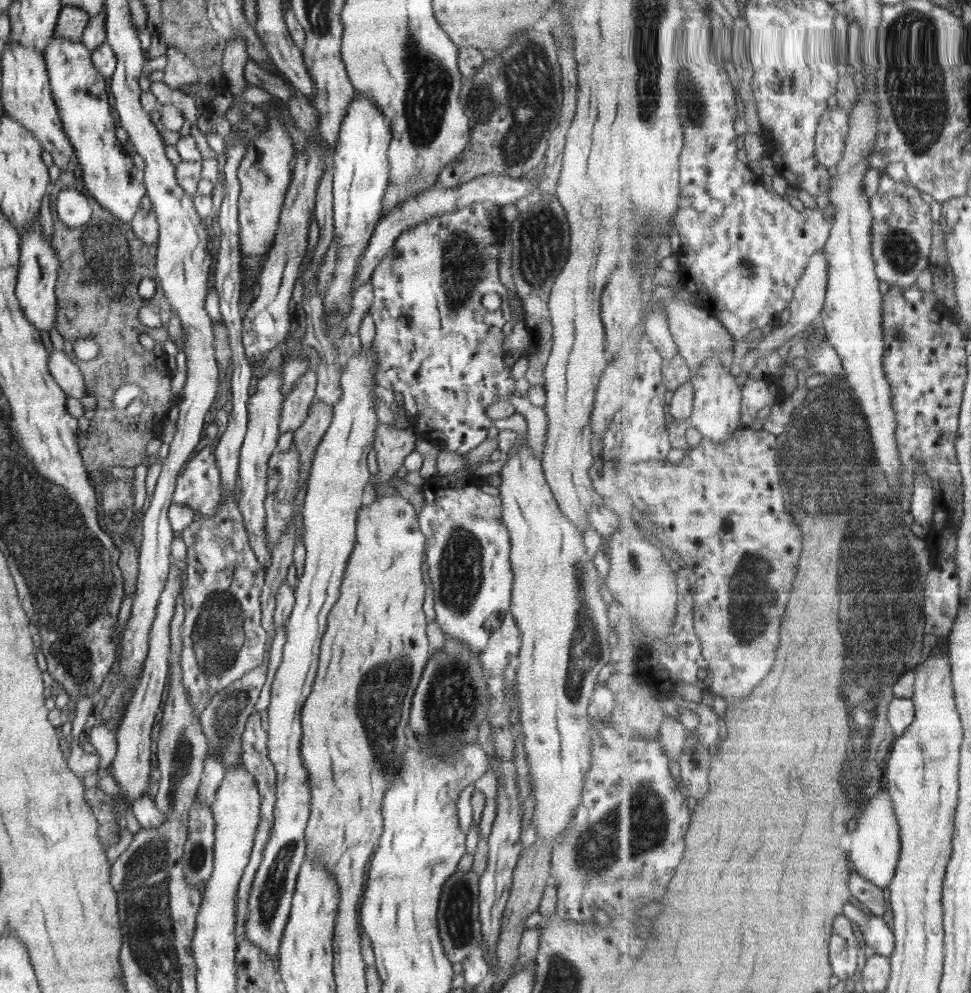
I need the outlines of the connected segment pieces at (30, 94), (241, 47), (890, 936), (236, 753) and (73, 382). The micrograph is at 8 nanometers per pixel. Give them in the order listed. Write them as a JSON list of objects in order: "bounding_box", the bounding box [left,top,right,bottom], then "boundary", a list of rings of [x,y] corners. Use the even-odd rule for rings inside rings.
[{"bounding_box":[1,37,80,171],"boundary":[[[10,37],[2,54],[1,86],[3,110],[32,132],[39,140],[42,150],[52,156],[53,163],[60,169],[68,171],[80,166],[74,155],[74,147],[63,129],[58,107],[52,97],[46,64],[40,52],[36,52],[34,48],[14,44],[14,40]]]},{"bounding_box":[222,35,249,97],"boundary":[[[235,35],[234,39],[226,43],[227,45],[222,59],[222,70],[230,83],[229,86],[232,95],[241,97],[247,88],[246,80],[244,80],[243,76],[244,67],[246,62],[249,61],[246,43],[244,43],[240,35]]]},{"bounding_box":[845,903,897,957],"boundary":[[[851,903],[845,906],[845,914],[855,920],[869,946],[872,946],[877,953],[892,957],[897,951],[897,934],[882,916],[874,913],[868,915]]]},{"bounding_box":[201,662,268,772],"boundary":[[[266,662],[249,670],[242,678],[235,680],[230,686],[217,692],[201,714],[201,728],[203,729],[206,739],[209,741],[208,753],[214,753],[221,760],[225,772],[232,770],[232,766],[236,766],[236,763],[242,763],[242,766],[244,766],[243,762],[241,762],[241,734],[244,732],[247,718],[254,711],[254,704],[256,704],[258,696],[260,696],[260,690],[262,690],[262,686],[266,684],[266,676],[268,676],[266,672]]]},{"bounding_box":[48,349,87,400],"boundary":[[[53,349],[48,353],[48,368],[58,386],[61,386],[68,396],[79,400],[87,396],[82,372],[62,351]]]}]

